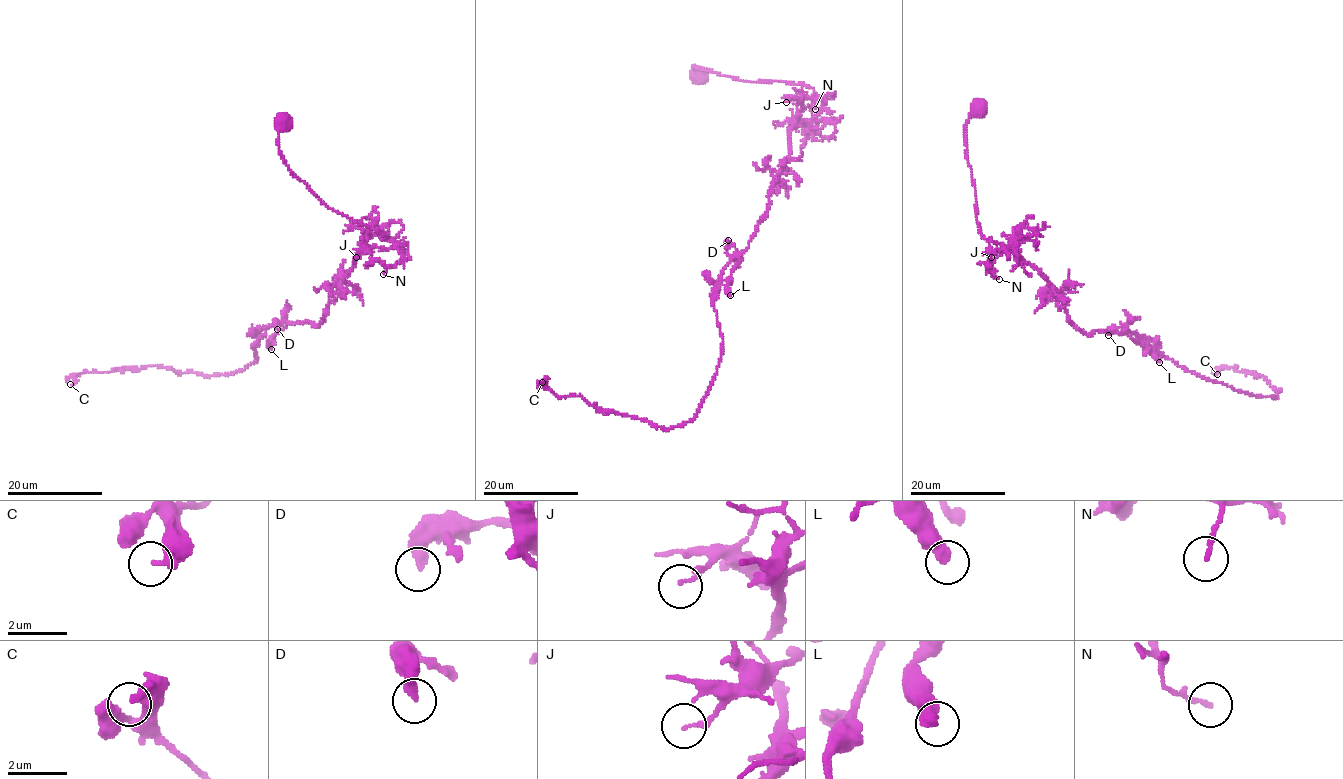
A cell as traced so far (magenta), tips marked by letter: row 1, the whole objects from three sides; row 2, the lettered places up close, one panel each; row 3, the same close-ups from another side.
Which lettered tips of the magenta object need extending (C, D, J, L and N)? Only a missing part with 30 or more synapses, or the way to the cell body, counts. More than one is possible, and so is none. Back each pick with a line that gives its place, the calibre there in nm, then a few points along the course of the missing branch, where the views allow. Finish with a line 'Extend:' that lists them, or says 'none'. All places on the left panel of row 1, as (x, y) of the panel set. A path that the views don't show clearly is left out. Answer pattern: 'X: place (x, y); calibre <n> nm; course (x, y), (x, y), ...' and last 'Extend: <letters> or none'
Extend: none

